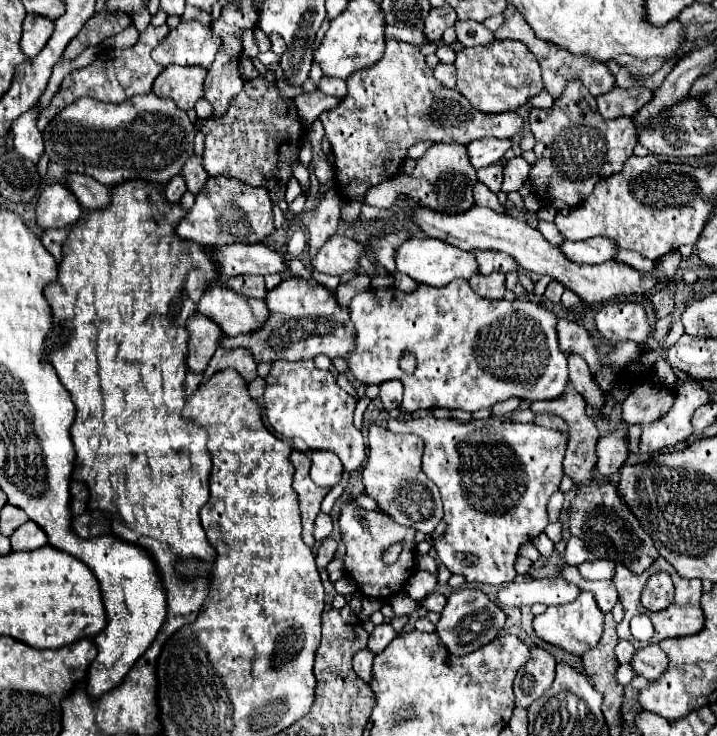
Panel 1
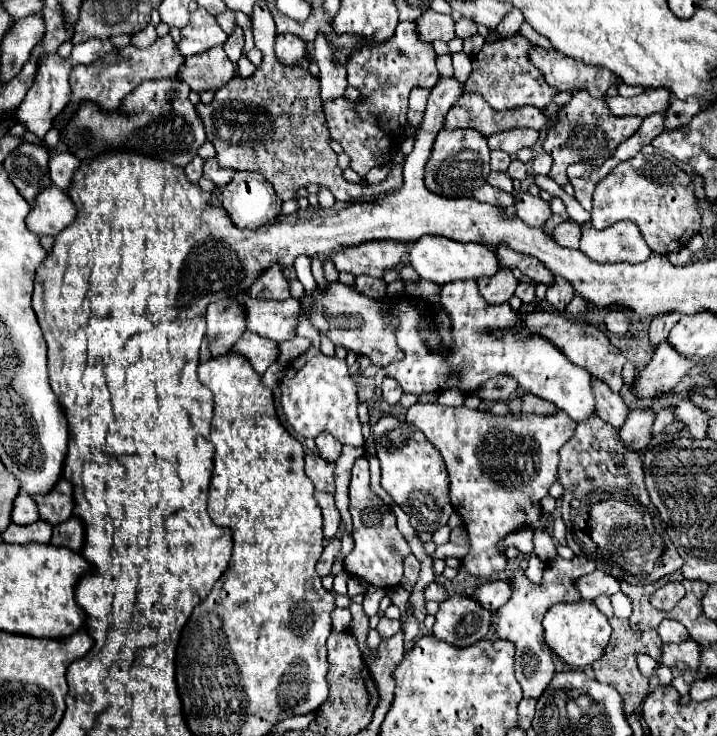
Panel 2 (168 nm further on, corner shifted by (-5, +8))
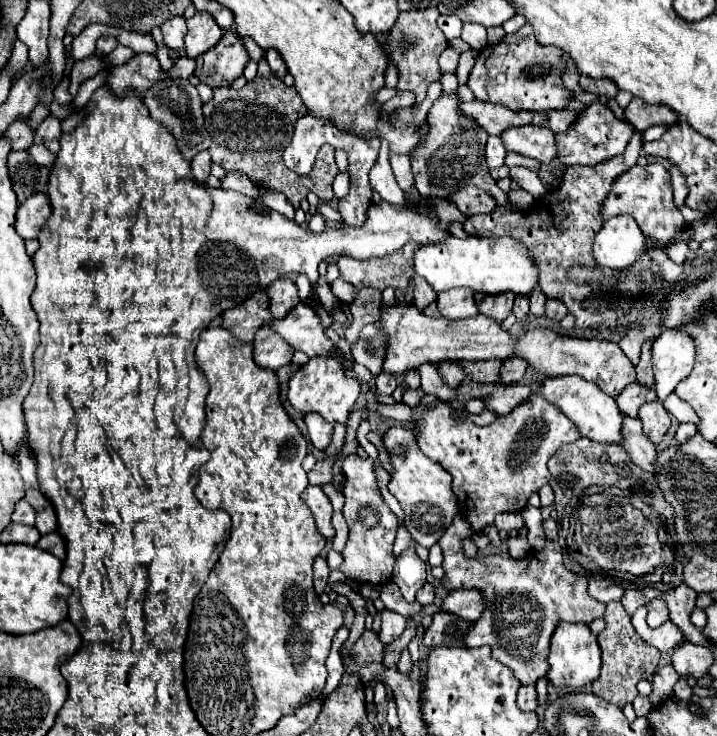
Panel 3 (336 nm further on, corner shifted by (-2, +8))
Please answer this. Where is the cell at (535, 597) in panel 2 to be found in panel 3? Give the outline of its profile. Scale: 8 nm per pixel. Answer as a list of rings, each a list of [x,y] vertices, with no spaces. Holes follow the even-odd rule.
[[[456,515],[452,525],[438,541],[444,555],[444,577],[440,583],[448,591],[464,587],[478,589],[486,601],[484,613],[478,621],[472,623],[472,629],[462,637],[462,643],[464,647],[490,645],[492,657],[508,665],[522,685],[536,683],[548,671],[550,637],[556,631],[556,625],[560,621],[590,625],[596,617],[604,615],[606,605],[588,595],[588,577],[574,575],[564,567],[562,549],[556,541],[546,539],[544,547],[530,549],[530,553],[522,559],[512,559],[506,555],[486,555],[472,559],[466,557],[462,549],[462,539],[468,535],[472,535],[472,527],[468,521],[464,521],[462,515]]]

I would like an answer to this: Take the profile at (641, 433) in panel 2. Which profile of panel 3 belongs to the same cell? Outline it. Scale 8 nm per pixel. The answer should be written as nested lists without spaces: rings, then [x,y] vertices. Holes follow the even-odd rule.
[[[660,401],[654,403],[646,403],[644,407],[640,407],[640,419],[644,423],[644,433],[648,437],[652,437],[654,443],[660,443],[664,439],[664,435],[670,429],[670,415],[664,409],[664,405]]]

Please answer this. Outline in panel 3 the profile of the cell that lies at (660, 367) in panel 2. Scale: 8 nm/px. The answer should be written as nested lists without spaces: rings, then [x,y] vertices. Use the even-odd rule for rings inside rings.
[[[632,383],[628,385],[618,397],[616,397],[616,405],[620,409],[620,413],[624,413],[626,417],[638,417],[638,409],[644,405],[644,403],[650,403],[650,401],[656,401],[656,391],[654,389],[646,389],[638,383]]]

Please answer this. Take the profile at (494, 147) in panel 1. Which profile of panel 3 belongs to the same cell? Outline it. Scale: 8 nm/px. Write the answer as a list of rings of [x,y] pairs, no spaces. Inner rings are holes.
[[[524,125],[524,127],[512,127],[504,131],[502,135],[506,151],[514,151],[526,157],[534,157],[542,163],[550,163],[558,157],[556,151],[556,139],[554,133],[540,125]]]

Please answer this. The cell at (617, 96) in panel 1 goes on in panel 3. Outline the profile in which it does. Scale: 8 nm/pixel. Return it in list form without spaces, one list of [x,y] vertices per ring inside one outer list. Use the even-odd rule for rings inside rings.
[[[632,99],[630,105],[624,109],[624,115],[636,127],[636,131],[646,131],[648,127],[654,127],[654,125],[672,127],[678,121],[678,115],[672,113],[668,107],[648,105],[640,99]]]

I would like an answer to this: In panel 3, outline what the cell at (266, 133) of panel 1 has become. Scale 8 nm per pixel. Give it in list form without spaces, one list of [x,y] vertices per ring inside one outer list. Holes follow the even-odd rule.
[[[262,59],[258,63],[258,75],[252,83],[246,83],[242,89],[218,87],[214,89],[214,97],[204,103],[204,117],[208,125],[208,133],[212,137],[210,155],[212,163],[222,165],[226,171],[242,171],[258,185],[278,191],[286,195],[286,199],[298,209],[300,201],[314,191],[322,201],[330,201],[332,181],[338,175],[338,167],[334,161],[334,149],[320,149],[320,157],[310,173],[310,177],[302,179],[282,163],[282,151],[292,139],[294,123],[306,113],[306,105],[302,103],[296,87],[286,87],[282,79],[274,77],[268,63]],[[238,107],[248,107],[242,115]]]

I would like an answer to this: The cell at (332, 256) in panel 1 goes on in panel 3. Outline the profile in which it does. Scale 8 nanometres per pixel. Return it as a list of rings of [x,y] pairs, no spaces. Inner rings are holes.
[[[406,245],[400,249],[400,253],[380,257],[380,259],[368,259],[368,261],[356,261],[354,257],[342,255],[338,259],[340,275],[360,291],[362,287],[372,287],[378,291],[384,291],[386,287],[392,287],[396,291],[406,293],[414,279],[414,265],[412,255],[420,245]]]

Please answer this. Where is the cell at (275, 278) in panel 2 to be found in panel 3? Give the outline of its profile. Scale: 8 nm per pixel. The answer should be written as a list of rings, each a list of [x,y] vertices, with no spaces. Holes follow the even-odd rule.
[[[280,277],[268,287],[268,297],[270,297],[270,311],[274,319],[286,317],[300,301],[298,297],[298,287],[292,279]]]

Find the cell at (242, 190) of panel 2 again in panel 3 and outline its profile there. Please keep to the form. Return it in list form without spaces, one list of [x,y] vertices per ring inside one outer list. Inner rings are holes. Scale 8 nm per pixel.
[[[264,189],[264,197],[256,199],[256,205],[260,209],[272,209],[272,211],[278,211],[280,215],[288,217],[288,219],[294,219],[294,207],[288,203],[286,197],[280,197],[278,191]]]

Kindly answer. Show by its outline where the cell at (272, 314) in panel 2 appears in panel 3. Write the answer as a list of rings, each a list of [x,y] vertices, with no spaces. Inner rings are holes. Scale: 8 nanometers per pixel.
[[[308,303],[294,307],[284,319],[270,323],[272,331],[280,333],[294,349],[304,351],[308,357],[340,357],[342,367],[352,371],[352,361],[326,337],[320,317]],[[336,349],[336,351],[334,351]]]

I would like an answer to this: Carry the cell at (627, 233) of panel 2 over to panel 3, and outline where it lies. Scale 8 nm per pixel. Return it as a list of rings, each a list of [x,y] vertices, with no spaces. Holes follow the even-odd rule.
[[[630,215],[610,217],[594,241],[594,257],[598,265],[624,269],[632,265],[644,249],[644,235]]]

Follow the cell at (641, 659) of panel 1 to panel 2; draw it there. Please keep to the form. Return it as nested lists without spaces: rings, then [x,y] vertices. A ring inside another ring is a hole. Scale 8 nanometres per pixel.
[[[683,641],[683,643],[665,643],[661,645],[661,665],[667,665],[675,669],[677,665],[687,665],[691,669],[697,669],[699,665],[699,647],[695,641]]]

